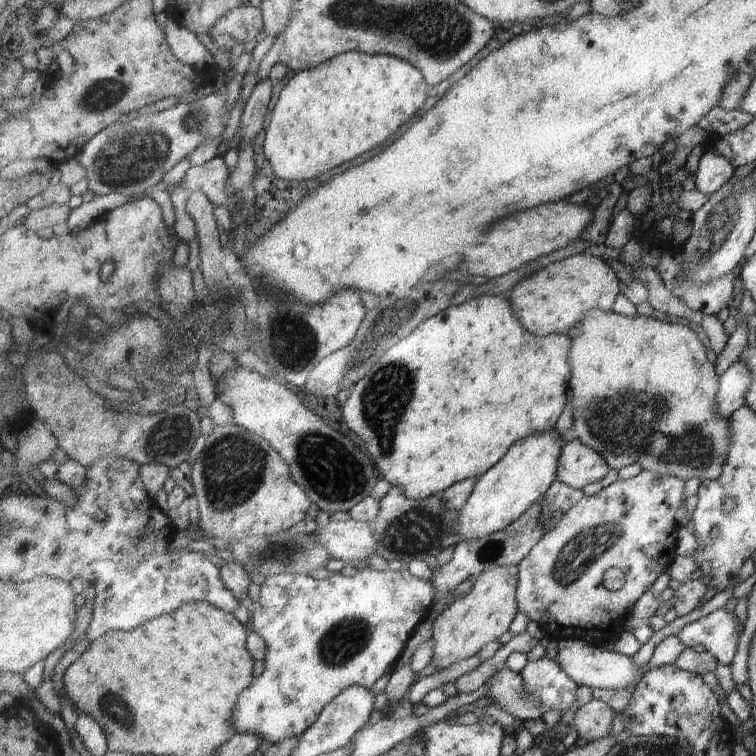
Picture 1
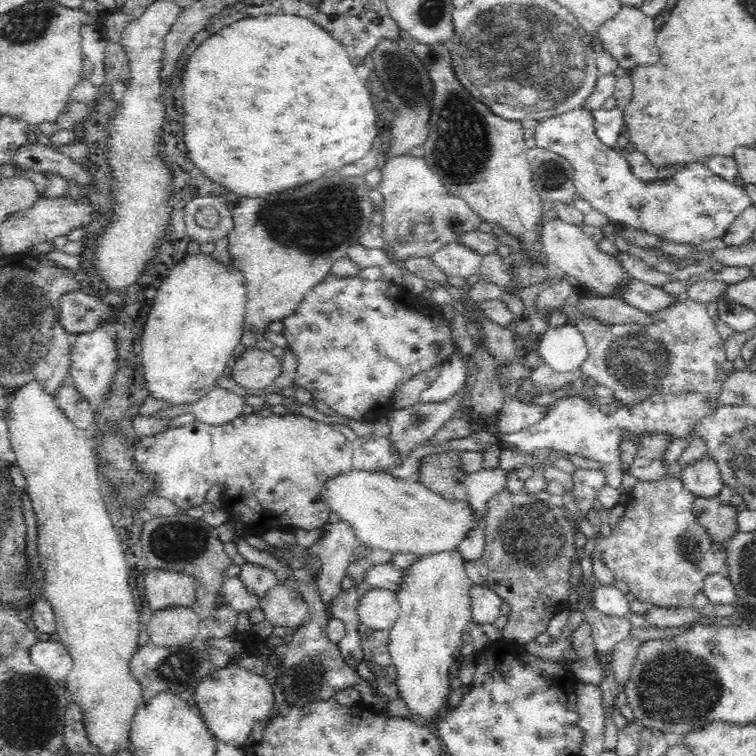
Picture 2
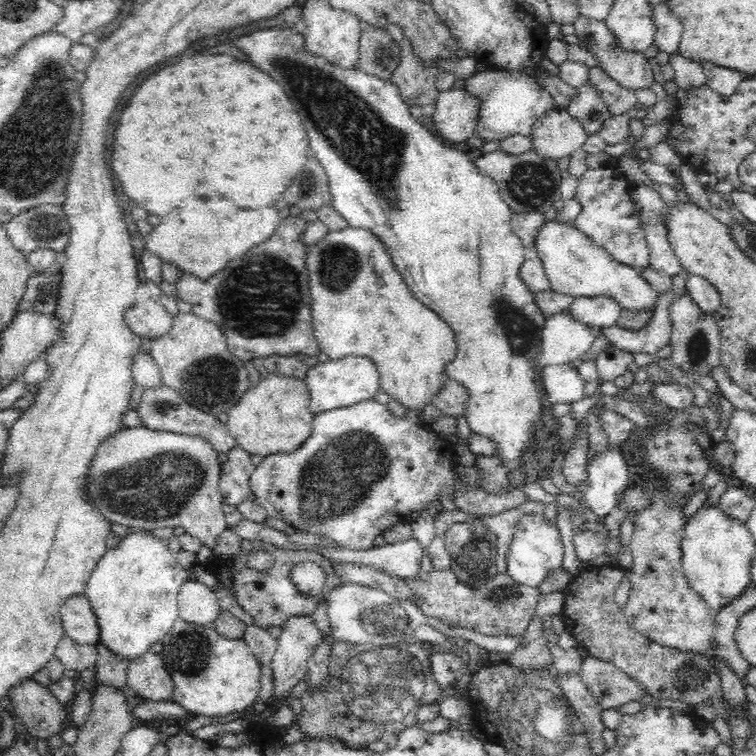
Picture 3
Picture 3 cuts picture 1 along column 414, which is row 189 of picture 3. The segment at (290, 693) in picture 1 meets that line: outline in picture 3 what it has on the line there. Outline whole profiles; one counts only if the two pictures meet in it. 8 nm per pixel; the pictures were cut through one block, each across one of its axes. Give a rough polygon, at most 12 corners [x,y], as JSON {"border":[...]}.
{"border":[[619,168],[588,169],[574,222],[617,262],[649,268],[651,251]]}

